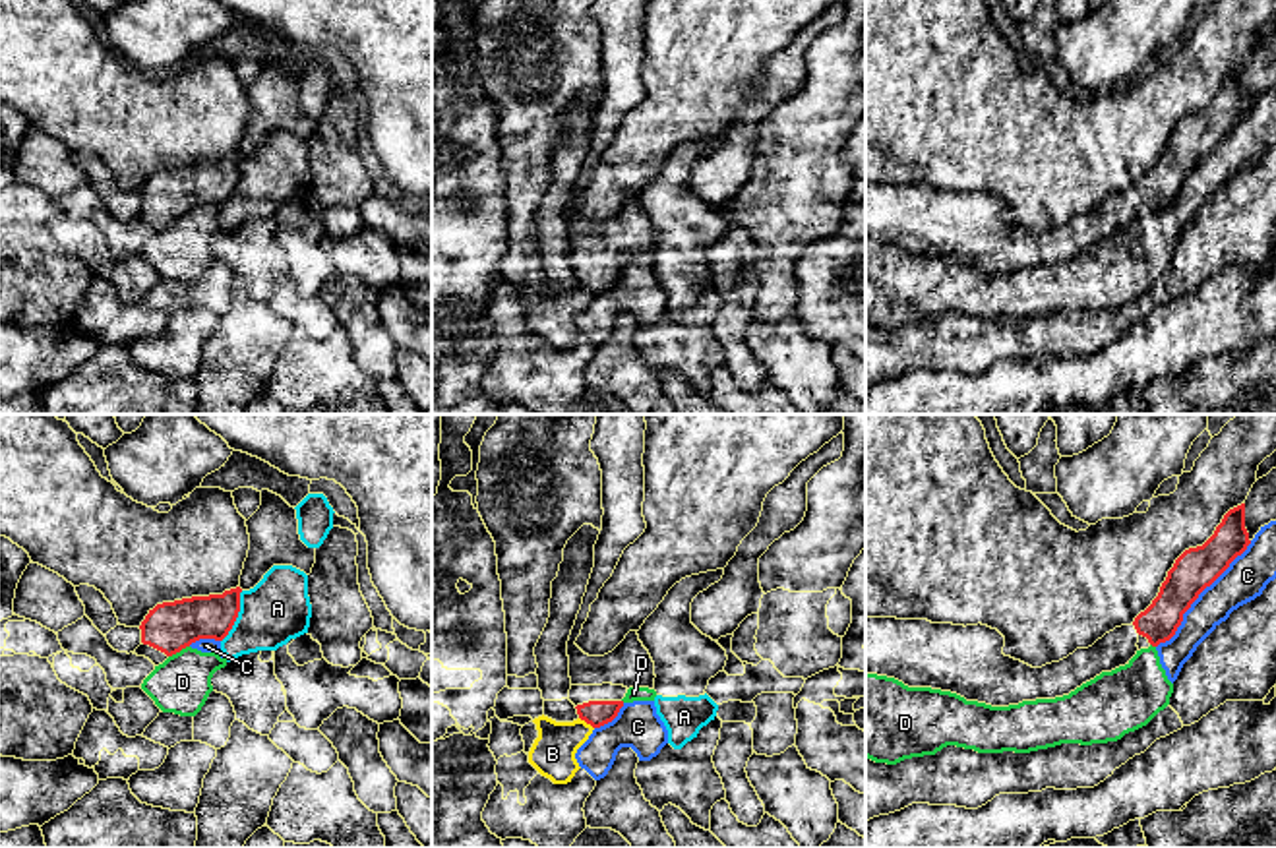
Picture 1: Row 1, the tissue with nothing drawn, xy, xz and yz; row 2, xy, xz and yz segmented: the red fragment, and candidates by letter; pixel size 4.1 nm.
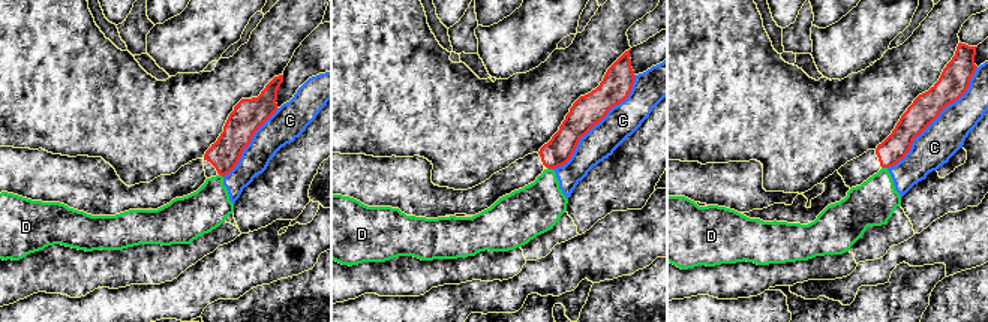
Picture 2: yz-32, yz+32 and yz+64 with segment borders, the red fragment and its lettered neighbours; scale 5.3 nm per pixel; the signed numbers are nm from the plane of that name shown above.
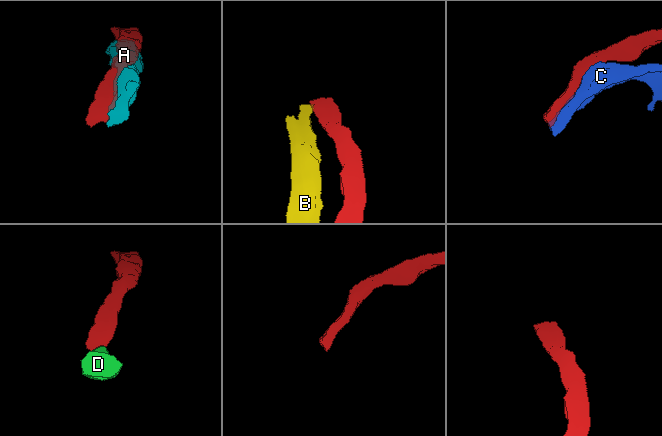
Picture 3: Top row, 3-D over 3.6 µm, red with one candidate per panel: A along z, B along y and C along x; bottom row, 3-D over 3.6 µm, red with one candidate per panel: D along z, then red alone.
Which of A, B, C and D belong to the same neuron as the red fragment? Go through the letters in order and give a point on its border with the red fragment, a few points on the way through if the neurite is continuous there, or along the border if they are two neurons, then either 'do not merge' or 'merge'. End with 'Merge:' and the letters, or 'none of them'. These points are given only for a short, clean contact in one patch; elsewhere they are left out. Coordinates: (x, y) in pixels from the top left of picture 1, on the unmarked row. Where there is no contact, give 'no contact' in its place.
A: xy (237, 182) | do not merge
B: xz (587, 289) | along xz (579, 283), (593, 295) | do not merge
C: yz (1197, 163) | do not merge
D: xy (179, 217) | along xy (188, 212), (169, 223) | do not merge
Merge: none of them

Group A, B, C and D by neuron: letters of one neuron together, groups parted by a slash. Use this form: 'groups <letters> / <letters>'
groups A / B / C D

